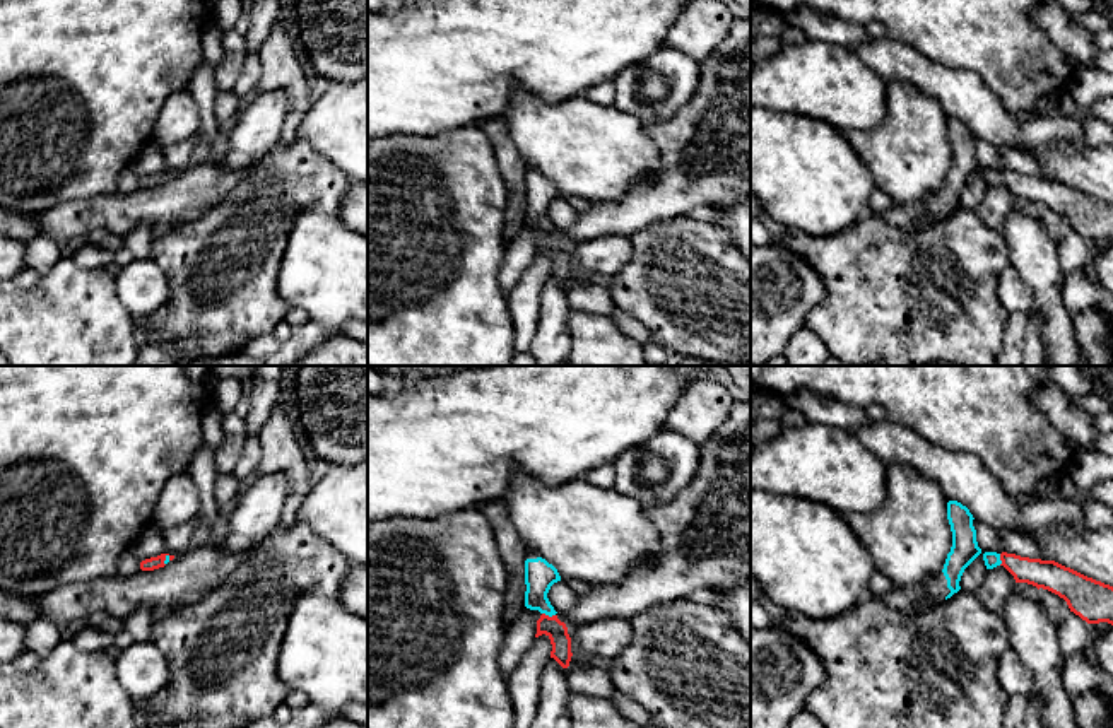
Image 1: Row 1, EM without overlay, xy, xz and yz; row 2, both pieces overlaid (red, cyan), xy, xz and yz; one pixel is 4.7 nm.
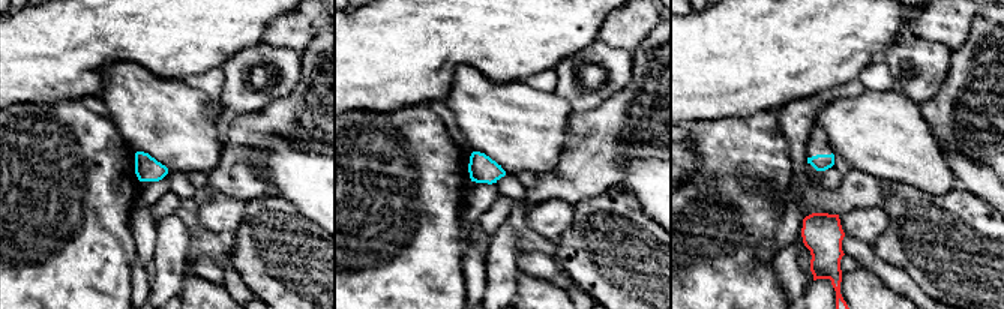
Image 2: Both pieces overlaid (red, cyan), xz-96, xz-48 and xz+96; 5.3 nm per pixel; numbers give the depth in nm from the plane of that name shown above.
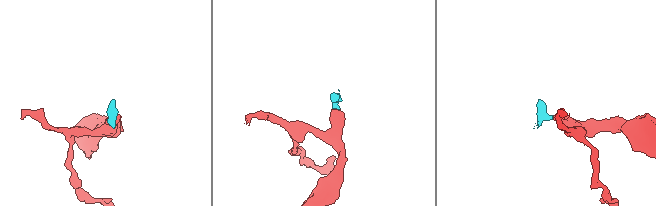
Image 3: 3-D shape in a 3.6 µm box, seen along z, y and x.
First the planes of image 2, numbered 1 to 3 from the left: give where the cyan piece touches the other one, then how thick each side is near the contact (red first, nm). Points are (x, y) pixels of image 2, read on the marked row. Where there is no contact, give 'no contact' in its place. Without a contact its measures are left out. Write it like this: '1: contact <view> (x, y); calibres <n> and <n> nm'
1: no contact
2: no contact
3: no contact

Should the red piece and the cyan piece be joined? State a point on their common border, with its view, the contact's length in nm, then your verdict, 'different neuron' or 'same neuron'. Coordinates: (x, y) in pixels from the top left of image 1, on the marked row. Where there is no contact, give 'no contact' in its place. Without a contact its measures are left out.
contact xz (547, 616); length 70 nm; same neuron

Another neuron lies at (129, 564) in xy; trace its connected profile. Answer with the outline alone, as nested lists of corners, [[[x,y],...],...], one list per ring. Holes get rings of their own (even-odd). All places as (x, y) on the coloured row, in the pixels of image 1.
[[[127,550],[120,559],[118,559],[118,576],[128,578],[133,576],[140,571],[140,561]]]

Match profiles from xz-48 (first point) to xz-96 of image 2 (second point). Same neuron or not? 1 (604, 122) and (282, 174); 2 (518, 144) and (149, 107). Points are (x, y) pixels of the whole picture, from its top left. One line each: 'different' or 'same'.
1: different
2: same

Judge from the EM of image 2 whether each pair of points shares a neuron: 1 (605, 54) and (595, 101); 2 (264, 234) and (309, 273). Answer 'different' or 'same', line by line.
1: same
2: same

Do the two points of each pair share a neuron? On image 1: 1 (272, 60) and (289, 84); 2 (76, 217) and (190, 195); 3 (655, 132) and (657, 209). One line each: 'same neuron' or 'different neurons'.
1: same neuron
2: same neuron
3: same neuron

